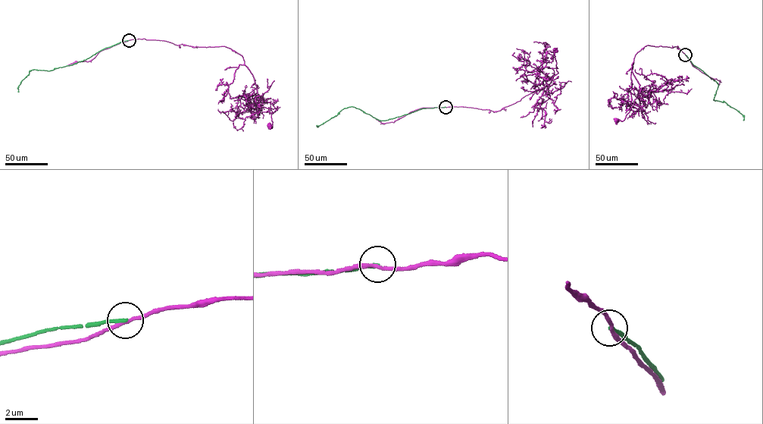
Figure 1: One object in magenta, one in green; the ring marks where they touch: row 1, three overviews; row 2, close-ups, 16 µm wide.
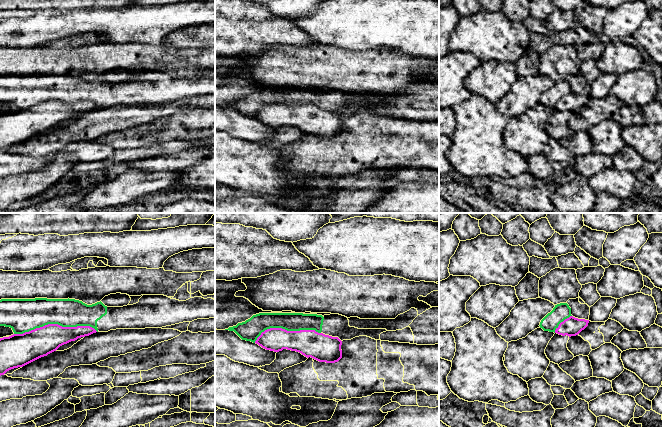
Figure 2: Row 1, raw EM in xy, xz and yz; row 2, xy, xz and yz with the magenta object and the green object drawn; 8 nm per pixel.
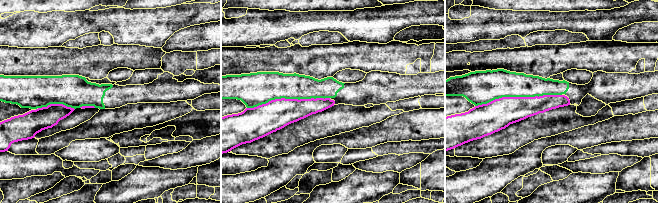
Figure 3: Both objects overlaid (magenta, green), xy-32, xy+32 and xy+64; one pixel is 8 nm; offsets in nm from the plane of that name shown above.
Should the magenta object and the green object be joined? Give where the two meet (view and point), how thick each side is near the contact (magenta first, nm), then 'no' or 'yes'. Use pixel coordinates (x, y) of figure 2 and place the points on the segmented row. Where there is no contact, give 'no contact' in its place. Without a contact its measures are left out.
xy (55, 324) | 240/260 nm | no

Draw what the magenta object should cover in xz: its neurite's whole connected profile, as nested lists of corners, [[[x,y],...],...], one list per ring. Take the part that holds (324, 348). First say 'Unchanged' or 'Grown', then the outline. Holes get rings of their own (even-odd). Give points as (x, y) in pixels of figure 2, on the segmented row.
Unchanged. [[[270,328],[262,332],[255,343],[274,352],[283,349],[296,351],[319,362],[335,363],[342,358],[342,341],[315,330],[287,331]]]

